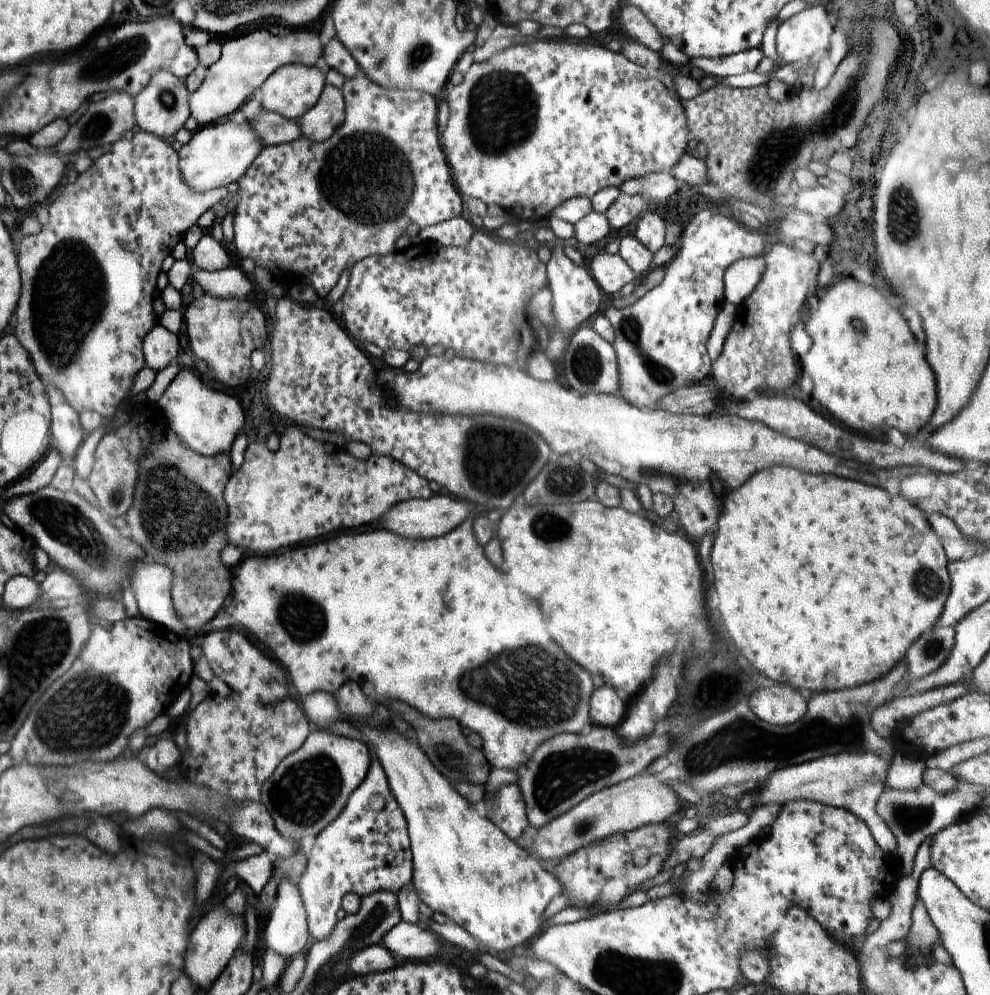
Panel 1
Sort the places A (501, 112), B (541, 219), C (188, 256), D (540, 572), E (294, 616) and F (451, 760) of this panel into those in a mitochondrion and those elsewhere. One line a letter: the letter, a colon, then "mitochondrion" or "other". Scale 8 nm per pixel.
A: mitochondrion
B: other
C: other
D: other
E: mitochondrion
F: mitochondrion

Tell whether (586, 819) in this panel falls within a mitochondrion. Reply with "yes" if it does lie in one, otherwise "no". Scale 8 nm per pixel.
yes

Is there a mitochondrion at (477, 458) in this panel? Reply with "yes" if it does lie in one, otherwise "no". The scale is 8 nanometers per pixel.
yes

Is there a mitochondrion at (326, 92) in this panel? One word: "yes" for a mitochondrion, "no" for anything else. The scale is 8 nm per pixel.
no

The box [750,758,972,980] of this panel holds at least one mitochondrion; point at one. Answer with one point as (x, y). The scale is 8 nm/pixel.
(912, 818)

